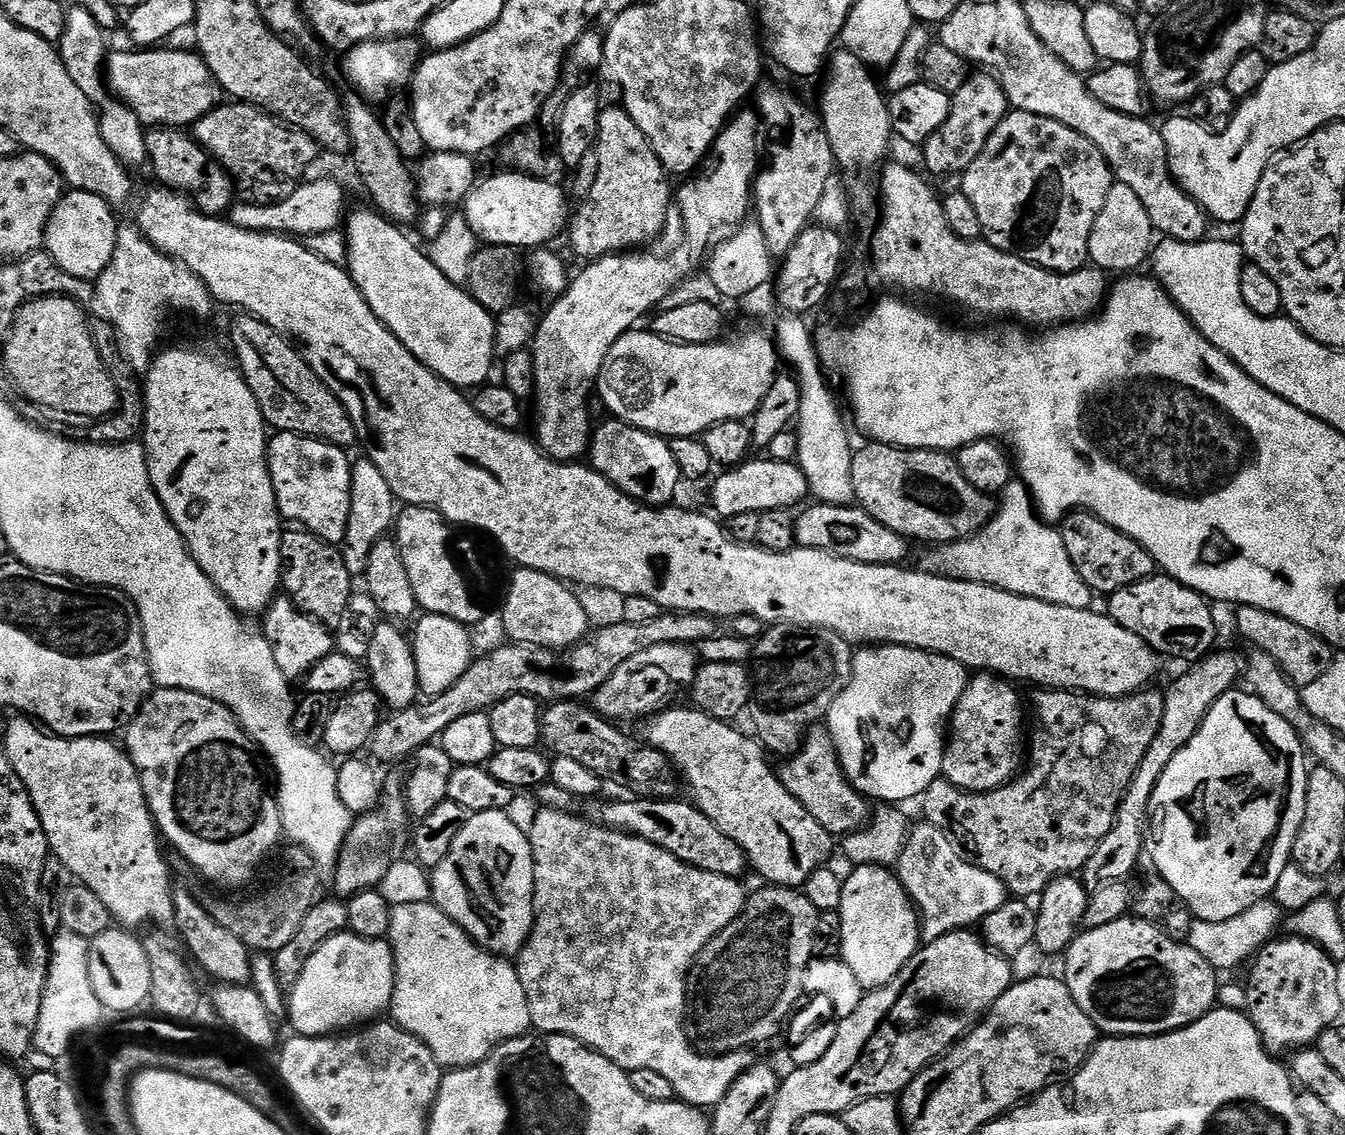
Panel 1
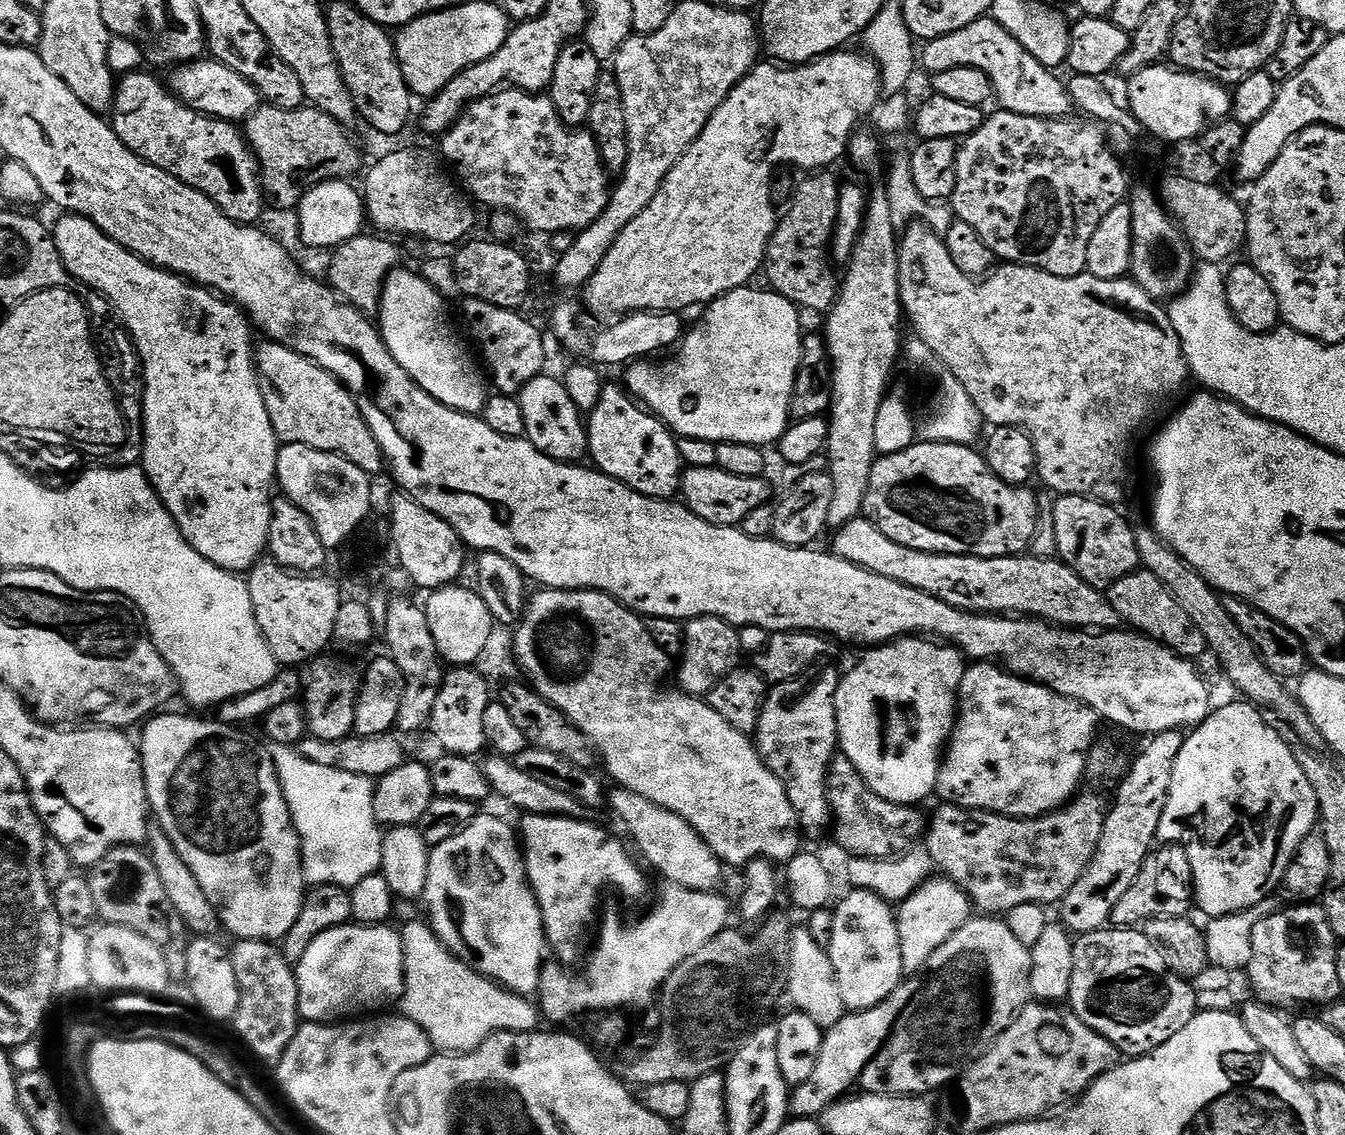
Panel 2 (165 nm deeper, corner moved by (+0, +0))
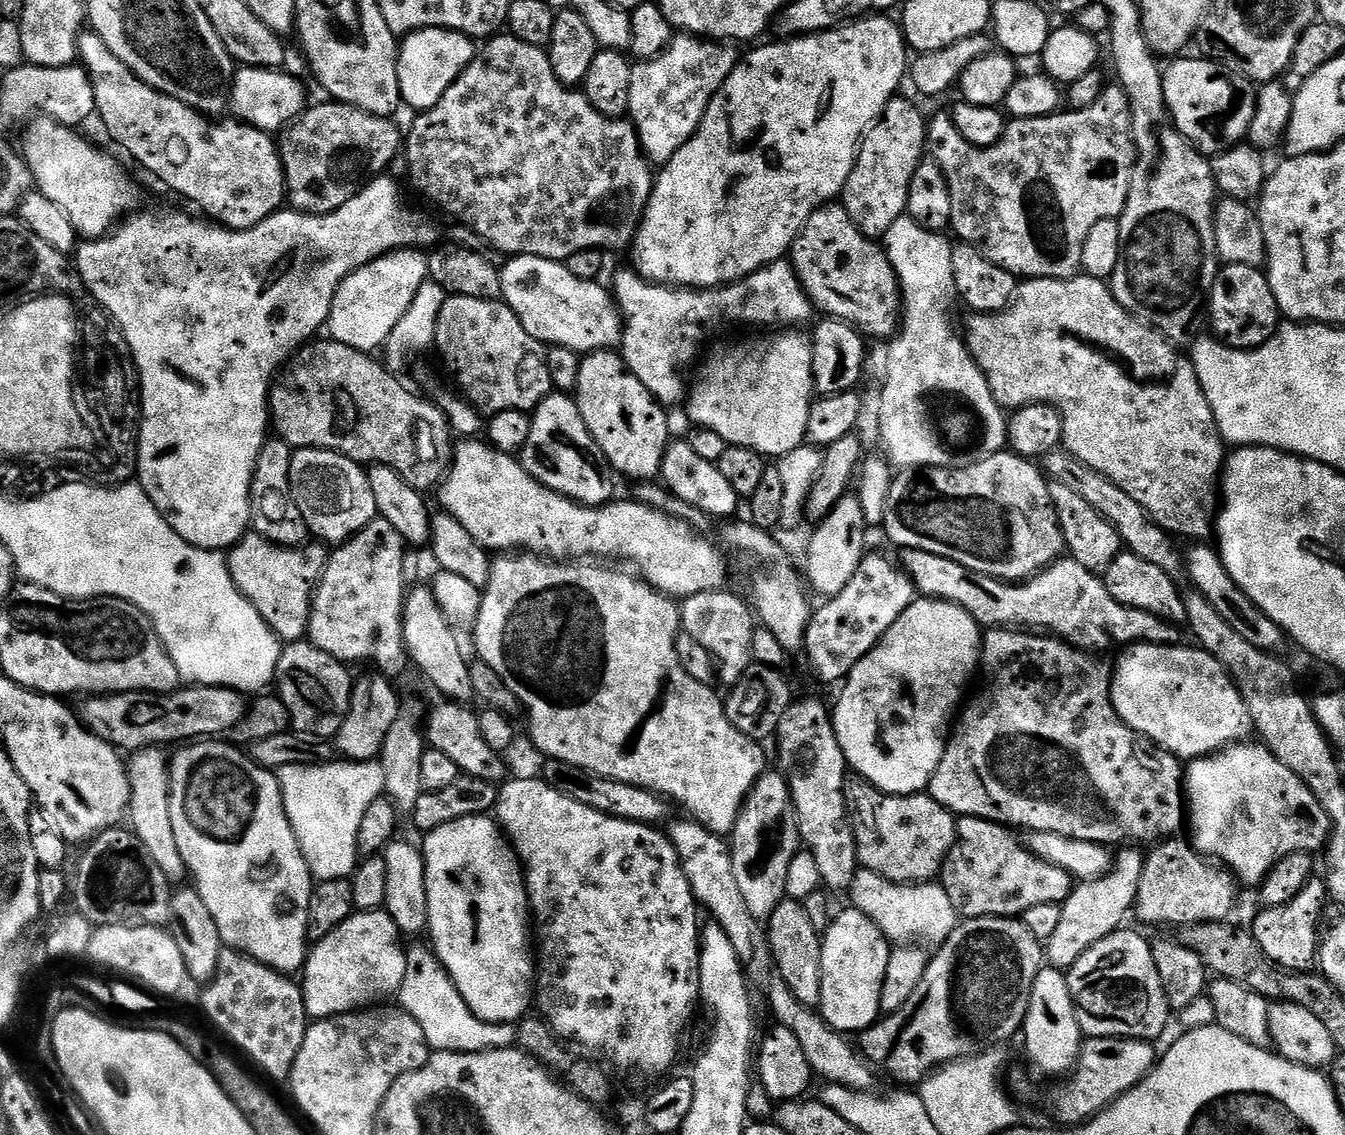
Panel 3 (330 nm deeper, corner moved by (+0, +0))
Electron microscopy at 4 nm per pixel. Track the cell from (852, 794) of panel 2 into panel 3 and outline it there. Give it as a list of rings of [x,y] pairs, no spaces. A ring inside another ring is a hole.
[[[1015,628],[987,629],[982,636],[979,662],[982,676],[984,672],[984,685],[972,701],[969,699],[963,705],[959,713],[960,721],[958,716],[947,737],[942,762],[938,762],[938,770],[934,770],[932,780],[927,786],[927,794],[891,796],[890,793],[878,790],[873,784],[859,778],[849,779],[845,783],[844,806],[848,810],[848,823],[851,824],[852,833],[856,839],[856,859],[859,867],[865,872],[873,872],[882,878],[893,880],[895,884],[927,884],[935,881],[940,875],[940,869],[944,867],[945,857],[952,851],[952,845],[956,842],[957,817],[962,816],[977,816],[983,820],[993,820],[996,824],[1003,824],[1013,830],[1024,828],[1023,830],[1028,832],[1049,832],[1064,836],[1068,840],[1085,840],[1105,846],[1113,846],[1112,844],[1152,846],[1161,840],[1175,837],[1179,833],[1176,831],[1182,826],[1185,827],[1186,824],[1186,792],[1182,787],[1186,774],[1182,769],[1181,761],[1165,752],[1163,748],[1159,748],[1153,740],[1148,740],[1140,732],[1126,726],[1126,722],[1122,722],[1122,718],[1116,715],[1116,708],[1110,699],[1109,669],[1107,667],[1104,669],[1095,658],[1097,659],[1085,649],[1076,648],[1073,644],[1068,644],[1051,634],[1037,634],[1032,630]]]

